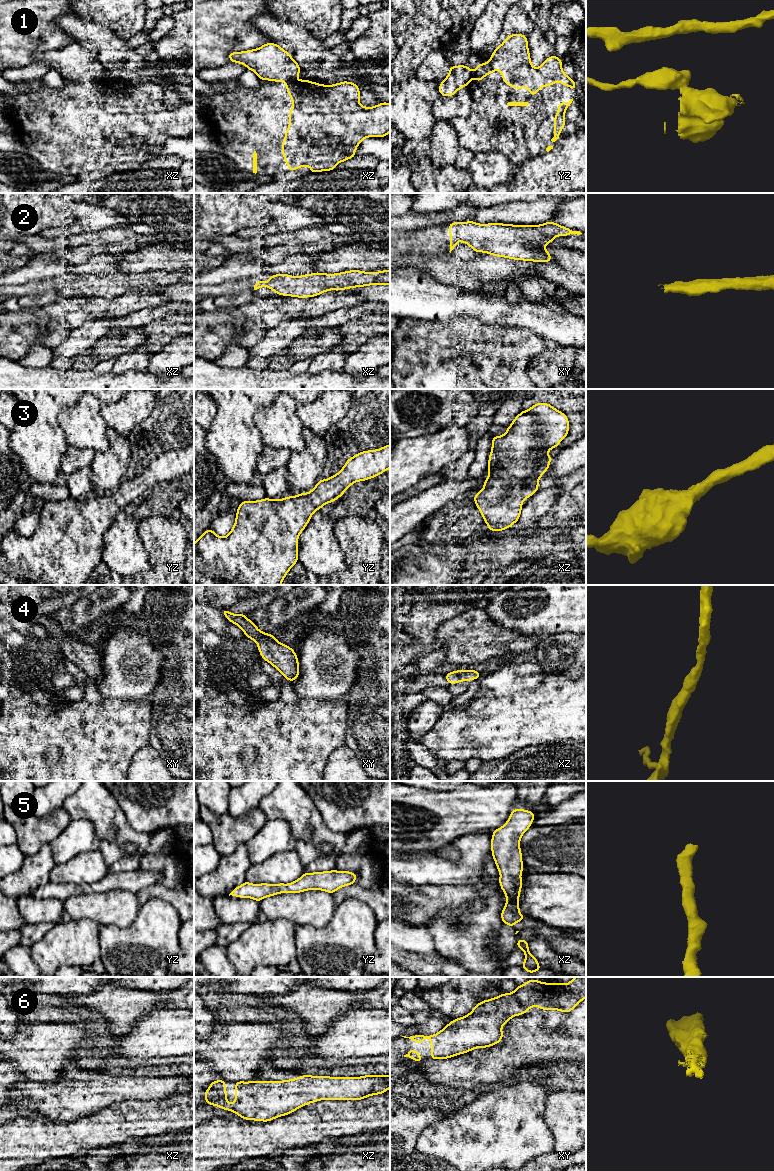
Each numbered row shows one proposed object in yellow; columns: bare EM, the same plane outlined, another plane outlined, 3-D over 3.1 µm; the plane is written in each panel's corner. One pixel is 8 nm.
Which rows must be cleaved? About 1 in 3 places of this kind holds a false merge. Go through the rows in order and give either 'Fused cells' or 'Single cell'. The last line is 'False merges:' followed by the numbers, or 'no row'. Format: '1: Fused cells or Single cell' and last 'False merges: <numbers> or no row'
1: Fused cells
2: Single cell
3: Single cell
4: Single cell
5: Single cell
6: Single cell
False merges: 1

